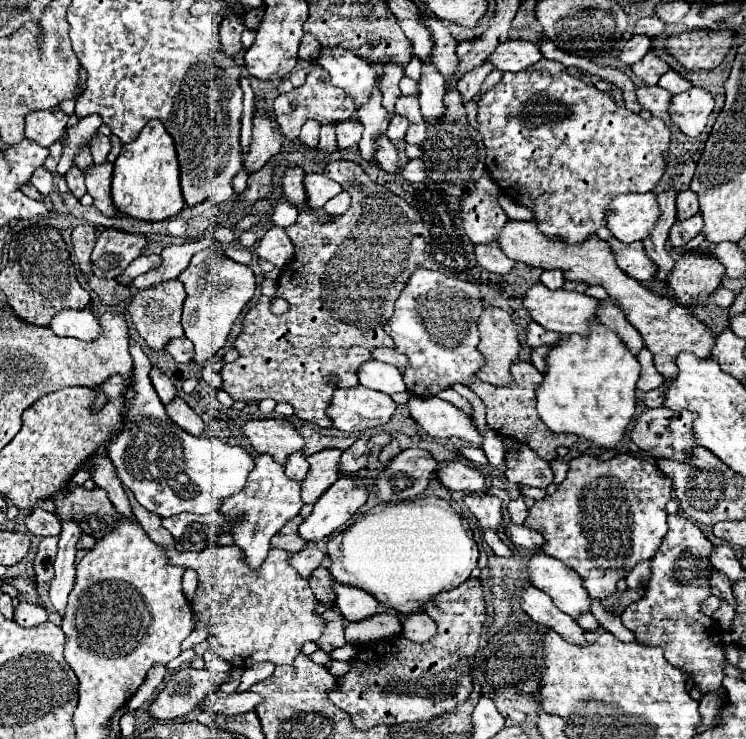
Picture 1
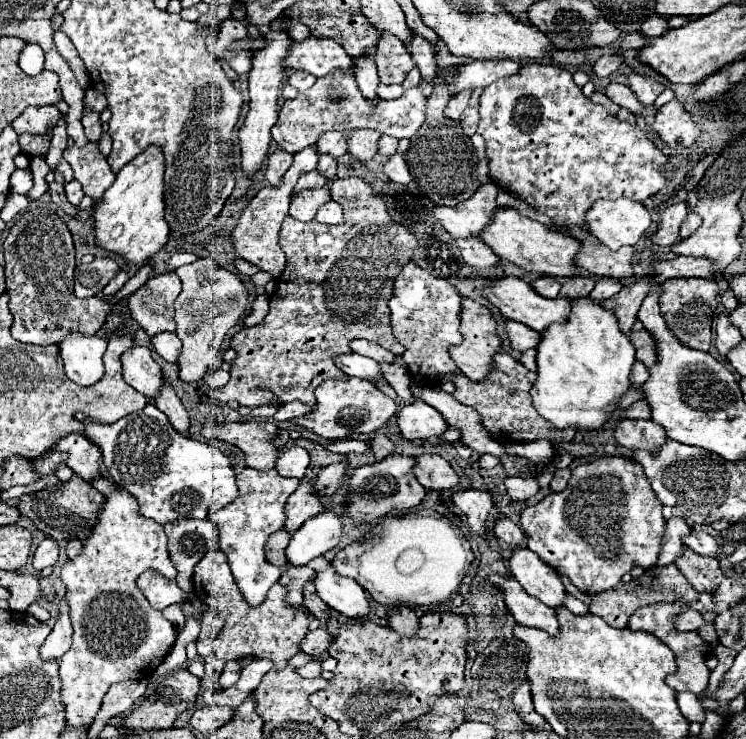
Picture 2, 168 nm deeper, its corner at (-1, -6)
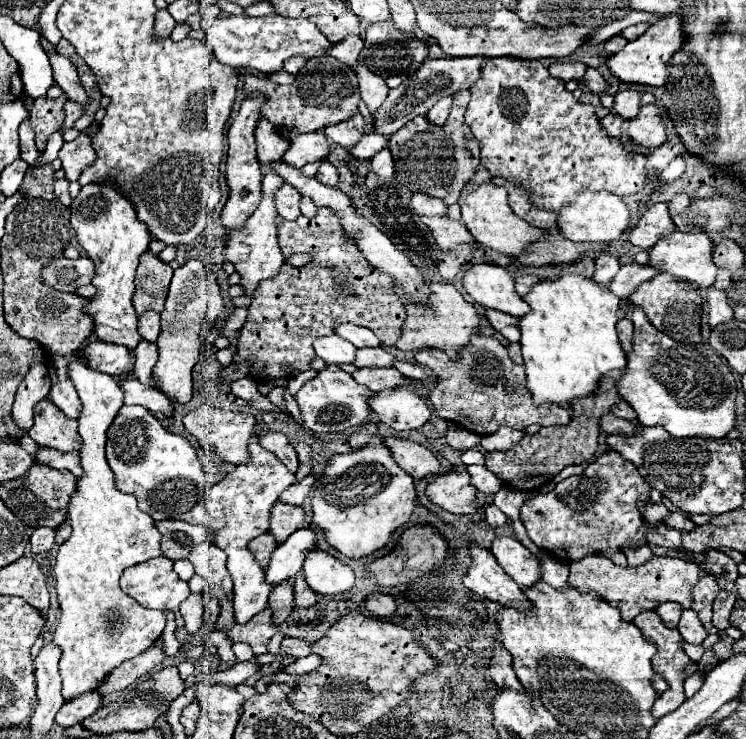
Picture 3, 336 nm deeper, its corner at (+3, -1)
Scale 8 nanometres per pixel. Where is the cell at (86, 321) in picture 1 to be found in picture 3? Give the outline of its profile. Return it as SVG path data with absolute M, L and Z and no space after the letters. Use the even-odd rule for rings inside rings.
M73 352L71 356L67 356L67 362L69 362L67 364L69 380L73 382L83 402L83 414L79 416L79 436L83 438L83 448L79 456L81 456L81 466L85 474L83 478L79 478L79 486L77 486L73 500L69 500L69 524L73 528L73 534L67 542L59 546L59 554L53 566L55 588L59 596L59 608L61 608L61 620L53 634L53 642L59 644L63 652L59 660L59 674L63 680L65 702L85 692L97 690L107 678L107 674L111 674L113 668L117 668L121 662L131 660L143 654L147 648L151 648L165 628L165 616L161 610L143 608L129 594L125 594L119 586L119 574L123 574L125 568L147 562L163 554L161 544L159 544L161 532L157 530L155 520L137 508L135 496L125 494L115 486L115 476L105 458L105 430L109 428L109 424L113 422L113 416L117 416L117 412L123 406L121 388L113 376L89 368L87 358L81 356L79 352Z

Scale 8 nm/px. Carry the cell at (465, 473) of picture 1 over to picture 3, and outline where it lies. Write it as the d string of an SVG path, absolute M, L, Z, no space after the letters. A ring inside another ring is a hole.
M385 438L385 446L389 446L393 452L395 462L415 480L437 476L441 472L441 464L435 454L421 444L399 438Z

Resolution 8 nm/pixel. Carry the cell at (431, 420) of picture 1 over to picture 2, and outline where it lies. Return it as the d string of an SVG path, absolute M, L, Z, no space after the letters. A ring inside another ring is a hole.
M413 401L409 405L405 405L399 413L397 413L397 425L401 429L401 435L409 441L415 439L429 439L431 435L443 435L447 431L447 421L443 419L443 415L429 407L423 401Z

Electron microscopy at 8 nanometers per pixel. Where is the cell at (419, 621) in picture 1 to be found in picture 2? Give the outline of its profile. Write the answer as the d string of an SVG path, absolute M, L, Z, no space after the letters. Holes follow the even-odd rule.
M399 605L397 609L387 609L387 621L389 621L389 627L395 629L399 635L415 635L417 633L419 617L407 605Z

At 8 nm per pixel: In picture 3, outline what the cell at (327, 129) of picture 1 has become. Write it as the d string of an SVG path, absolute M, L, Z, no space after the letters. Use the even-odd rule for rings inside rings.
M323 160L315 178L317 178L319 182L327 184L327 186L337 186L337 178L339 178L339 174L337 174L335 166L333 166L329 160Z

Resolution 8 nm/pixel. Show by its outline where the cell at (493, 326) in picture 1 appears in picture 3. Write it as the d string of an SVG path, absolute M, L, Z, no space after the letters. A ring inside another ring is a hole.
M429 282L433 298L429 306L417 306L401 292L401 288L395 284L395 292L401 296L403 304L407 306L407 320L403 324L403 336L397 342L399 350L421 350L421 348L437 348L447 352L453 360L461 358L461 348L471 342L471 336L479 330L479 314L473 304L469 304L463 294L449 282Z

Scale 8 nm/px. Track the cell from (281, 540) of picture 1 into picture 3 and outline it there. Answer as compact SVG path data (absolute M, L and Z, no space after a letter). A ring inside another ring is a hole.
M269 532L257 536L255 540L249 542L249 550L253 552L255 560L257 560L263 568L269 564L269 560L271 560L271 552L275 550L275 546L277 546L277 540L275 540Z

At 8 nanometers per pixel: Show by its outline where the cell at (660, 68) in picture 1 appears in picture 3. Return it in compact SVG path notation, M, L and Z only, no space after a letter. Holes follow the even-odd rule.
M621 90L615 96L615 104L613 104L611 112L617 112L619 116L625 116L627 120L631 120L641 110L641 96L643 96L643 92L639 92L639 90Z

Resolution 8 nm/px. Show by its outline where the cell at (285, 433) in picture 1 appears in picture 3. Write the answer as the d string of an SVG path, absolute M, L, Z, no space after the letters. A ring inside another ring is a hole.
M203 404L201 408L197 410L191 410L185 418L183 418L183 424L185 424L185 430L189 434L193 434L201 448L207 450L207 452L217 452L223 460L227 462L233 462L233 464L247 464L251 460L251 454L249 454L249 438L253 436L255 428L257 428L257 420L253 414L243 414L243 412L223 412L223 410L217 410L209 404Z

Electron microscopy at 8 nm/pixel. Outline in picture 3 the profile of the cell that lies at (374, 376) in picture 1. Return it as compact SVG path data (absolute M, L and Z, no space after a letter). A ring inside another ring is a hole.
M337 334L317 338L313 348L317 356L327 364L353 364L357 354L357 348L353 344L347 344L347 340L341 340Z

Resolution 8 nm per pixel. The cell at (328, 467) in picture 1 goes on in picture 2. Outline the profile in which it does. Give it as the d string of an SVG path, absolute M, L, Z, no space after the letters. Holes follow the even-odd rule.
M313 481L301 483L299 489L285 503L285 517L287 519L285 519L283 529L293 535L307 519L321 513L321 509L323 509L323 505L321 505L319 497L313 493Z

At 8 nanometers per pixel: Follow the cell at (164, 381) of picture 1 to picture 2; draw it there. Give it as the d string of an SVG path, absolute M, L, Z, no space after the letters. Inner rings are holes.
M131 347L121 355L125 381L147 397L155 397L161 389L161 367L153 361L147 347Z

